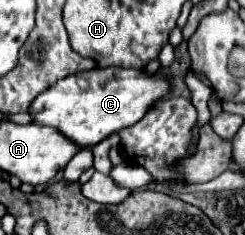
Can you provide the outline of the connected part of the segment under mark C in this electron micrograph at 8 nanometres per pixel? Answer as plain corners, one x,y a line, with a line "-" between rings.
105,67
69,75
47,91
39,93
29,107
33,123
55,127
67,139
75,139
79,147
93,147
105,137
139,121
145,111
169,91
167,81
157,75
145,75
139,69

